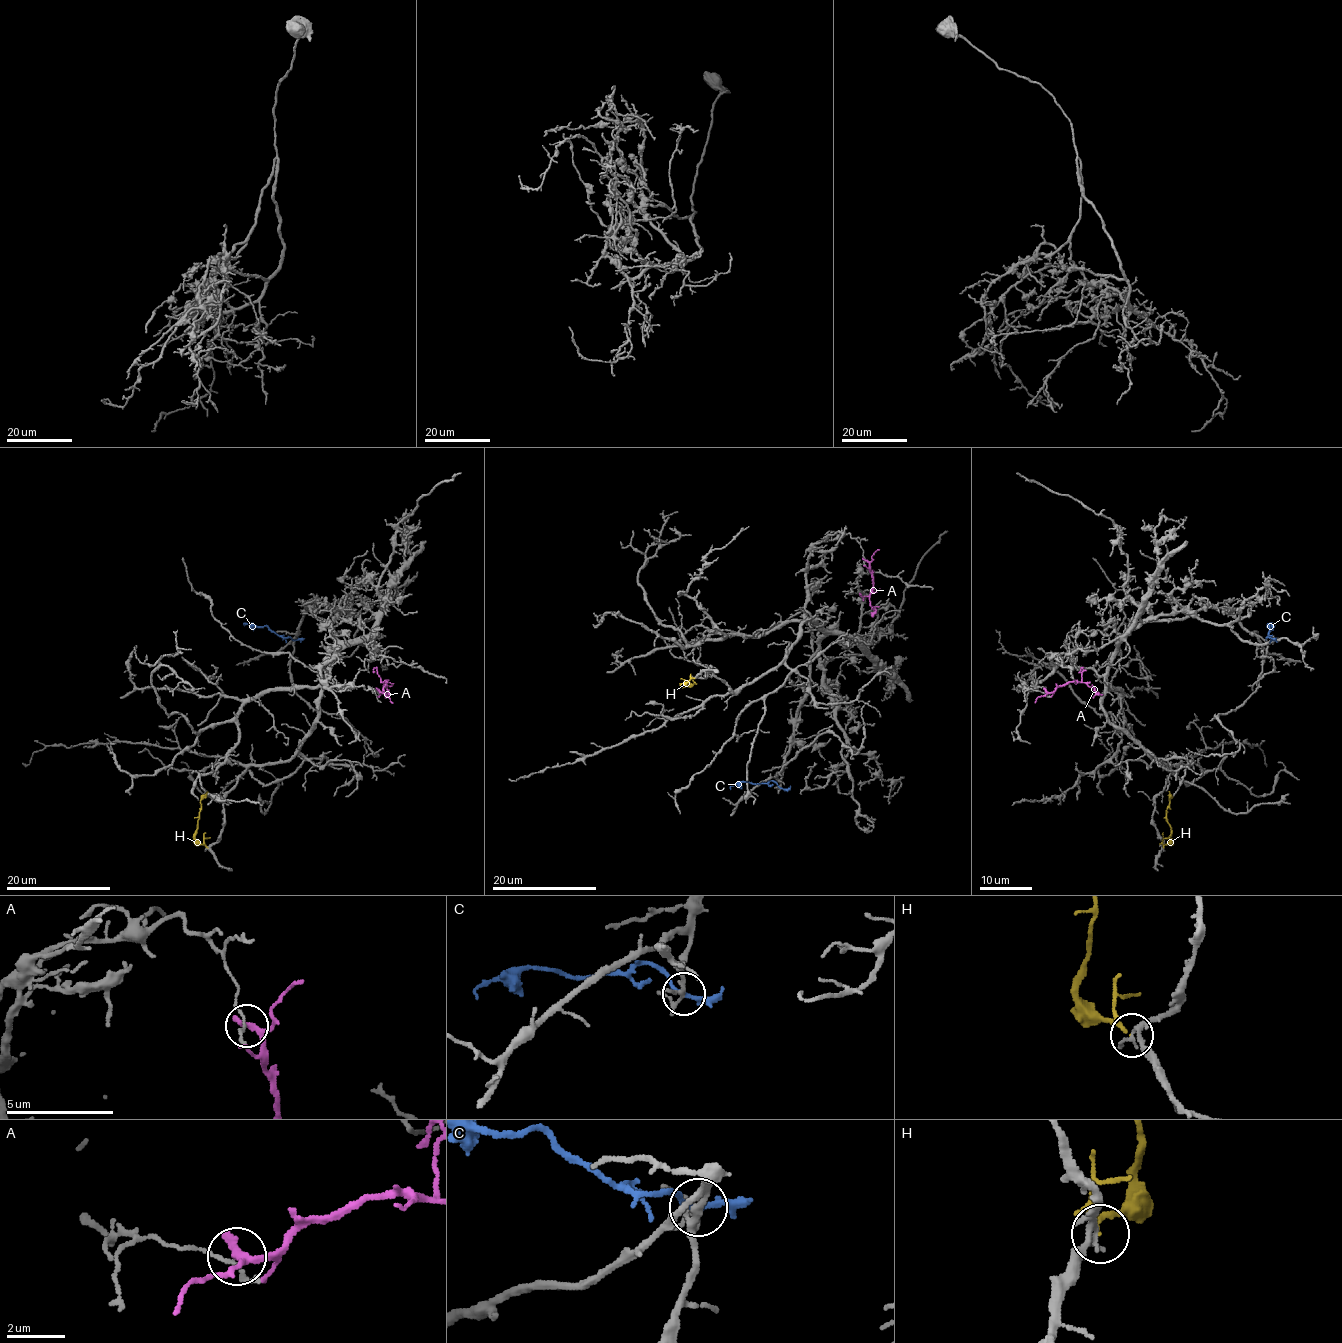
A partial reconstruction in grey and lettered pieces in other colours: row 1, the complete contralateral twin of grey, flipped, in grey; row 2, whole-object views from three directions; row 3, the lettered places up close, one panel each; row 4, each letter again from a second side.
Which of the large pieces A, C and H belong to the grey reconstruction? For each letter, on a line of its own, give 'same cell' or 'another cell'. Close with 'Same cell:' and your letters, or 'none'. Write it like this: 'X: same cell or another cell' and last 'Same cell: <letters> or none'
A: another cell
C: another cell
H: another cell
Same cell: none

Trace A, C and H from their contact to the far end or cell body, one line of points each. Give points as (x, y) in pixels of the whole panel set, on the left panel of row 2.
A: (379, 692), (386, 682), (383, 682), (387, 690), (384, 698)
C: (294, 640), (266, 627), (244, 623), (244, 626)
H: (207, 847), (194, 838), (201, 797), (207, 791)

